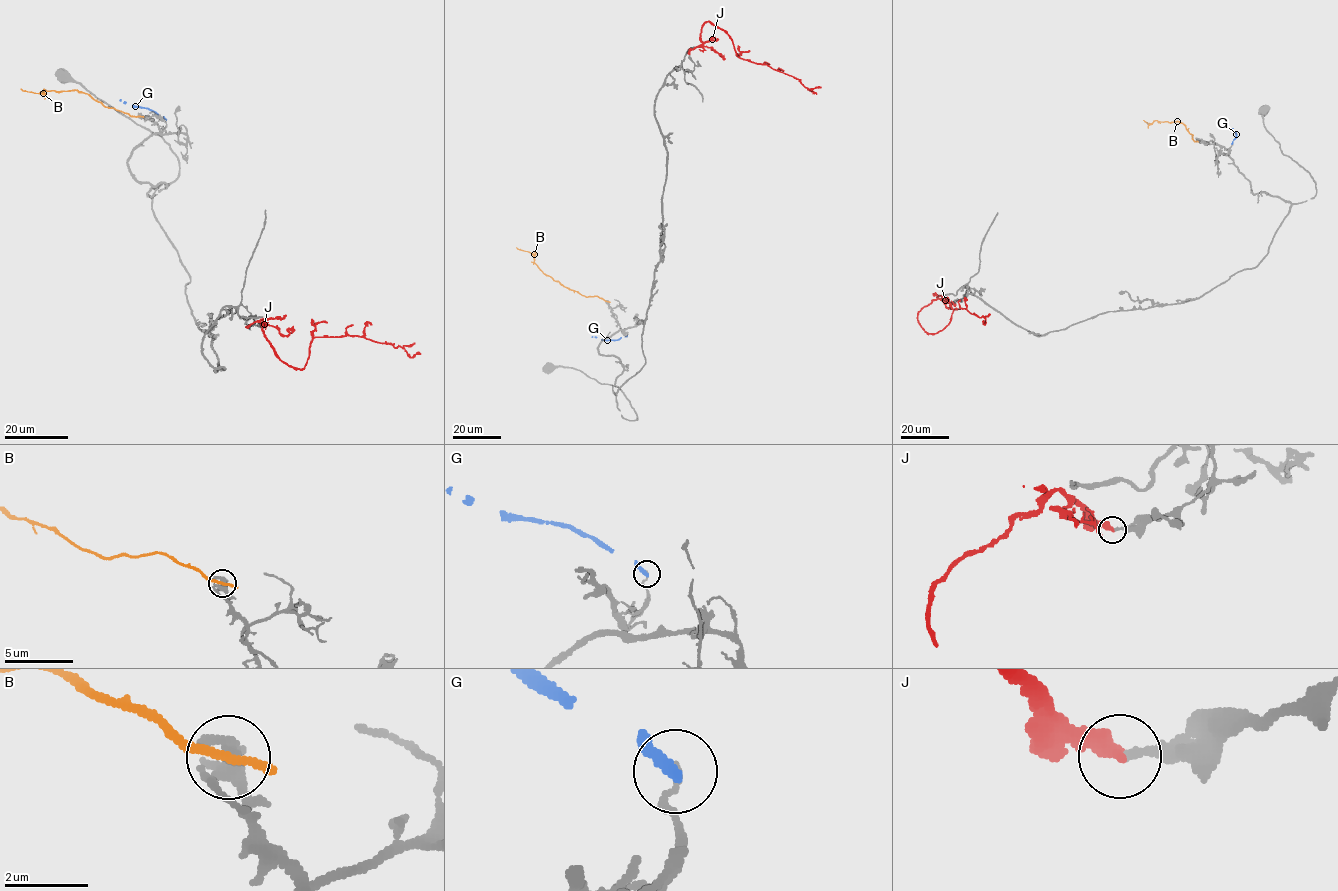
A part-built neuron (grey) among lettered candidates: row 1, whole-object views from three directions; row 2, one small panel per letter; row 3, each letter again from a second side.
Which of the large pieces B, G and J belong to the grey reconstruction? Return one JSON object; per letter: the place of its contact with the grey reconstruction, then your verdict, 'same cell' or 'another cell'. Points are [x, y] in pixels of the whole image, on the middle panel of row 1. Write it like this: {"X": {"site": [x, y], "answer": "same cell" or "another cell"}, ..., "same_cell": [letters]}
{"B": {"site": [607, 301], "answer": "another cell"}, "G": {"site": [627, 336], "answer": "another cell"}, "J": {"site": [689, 54], "answer": "another cell"}, "same_cell": []}

